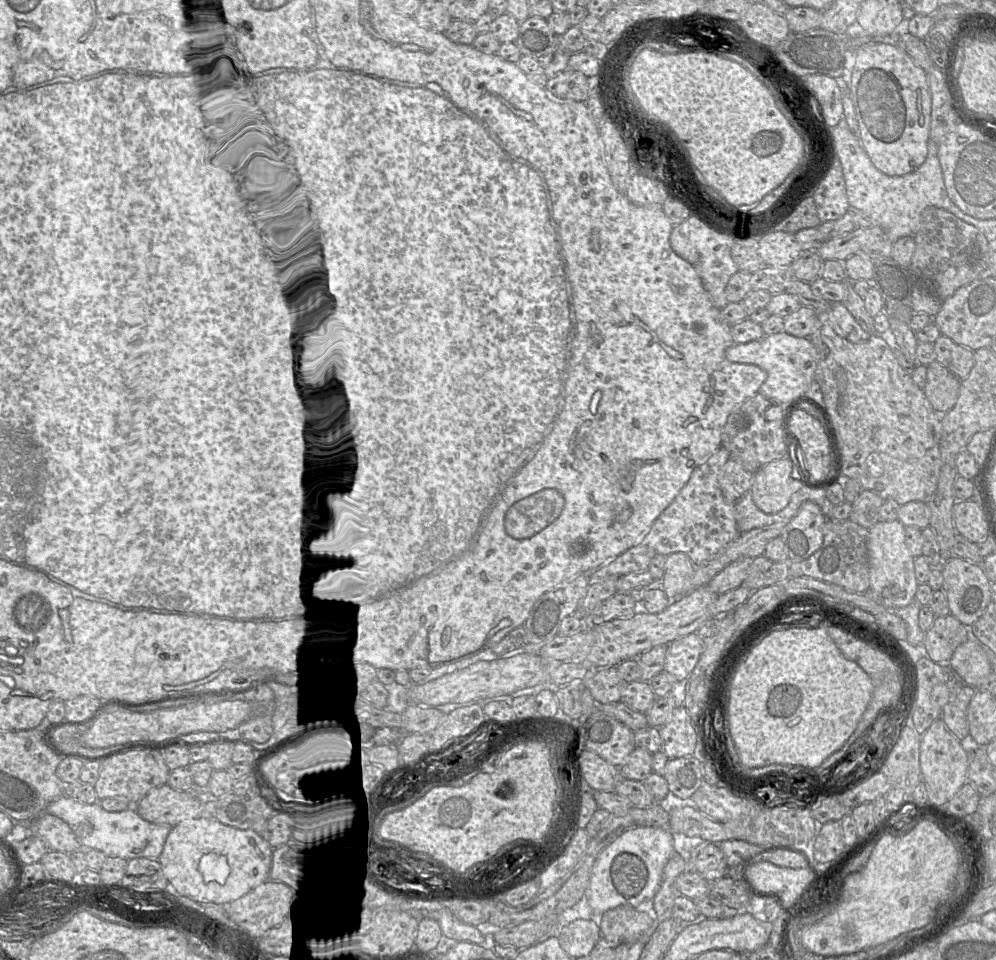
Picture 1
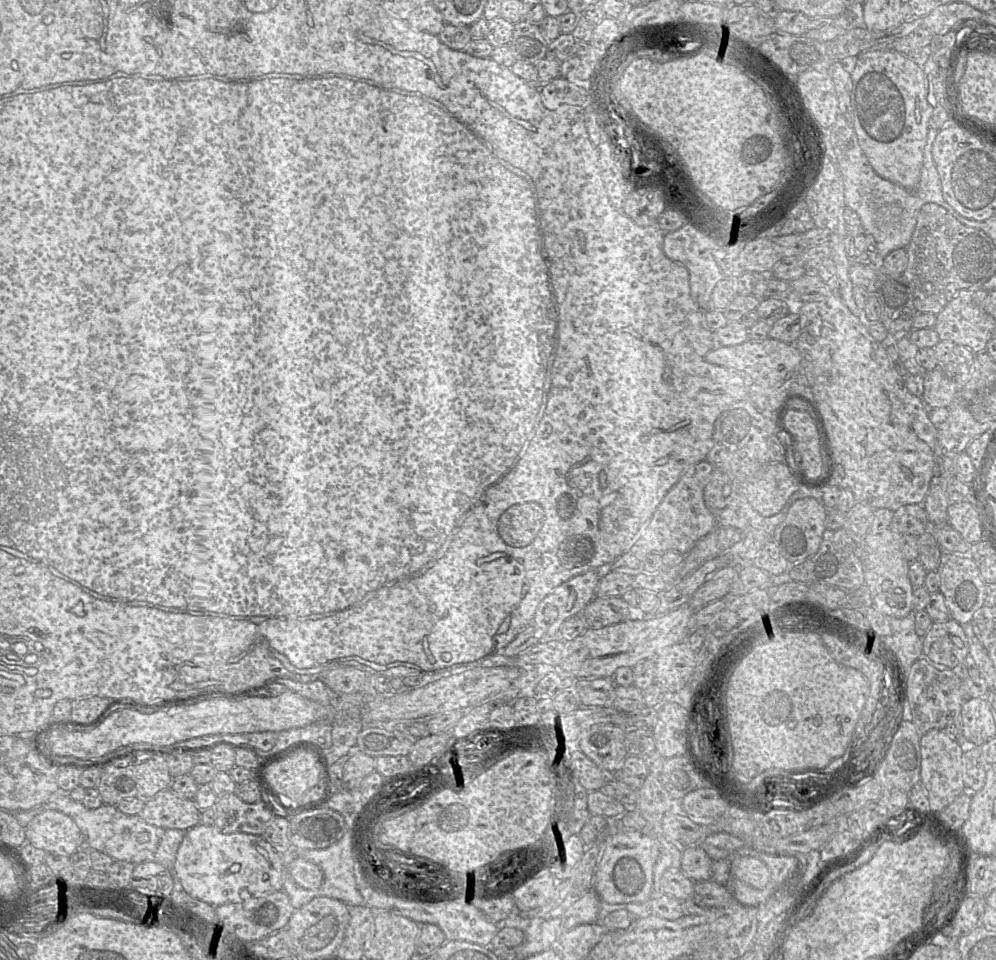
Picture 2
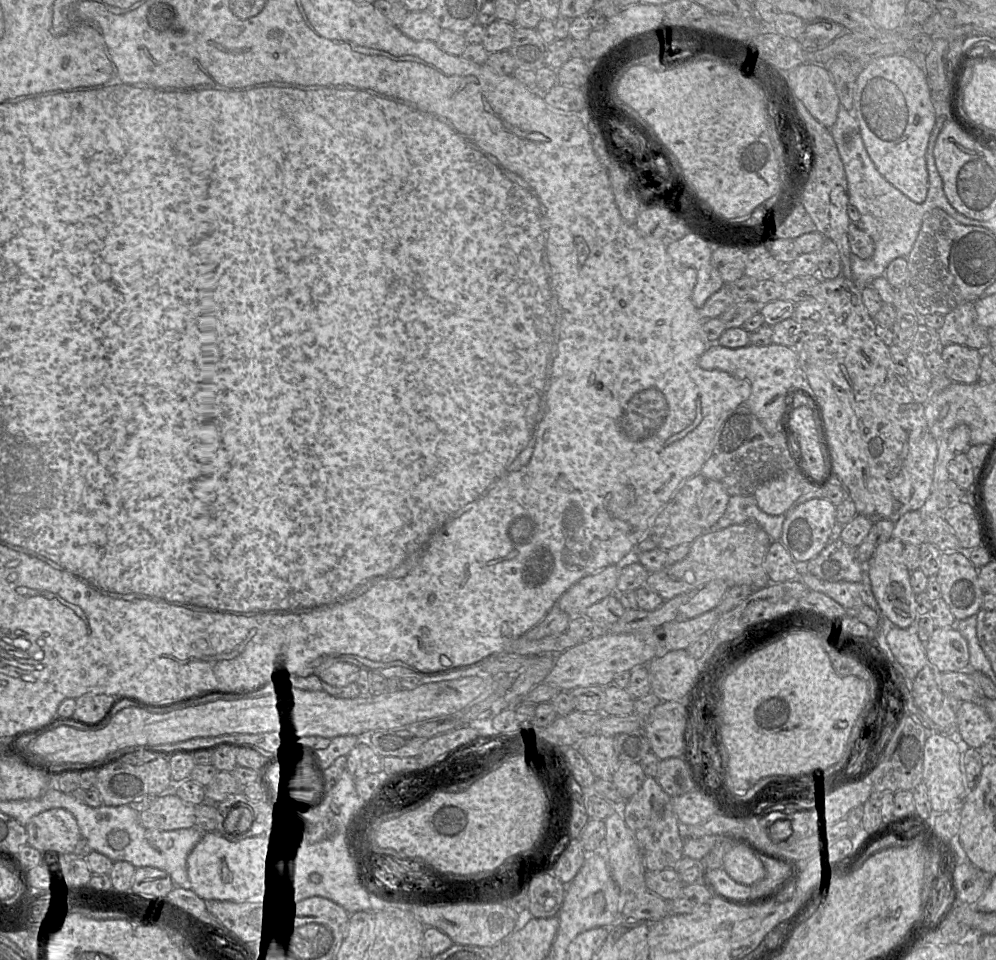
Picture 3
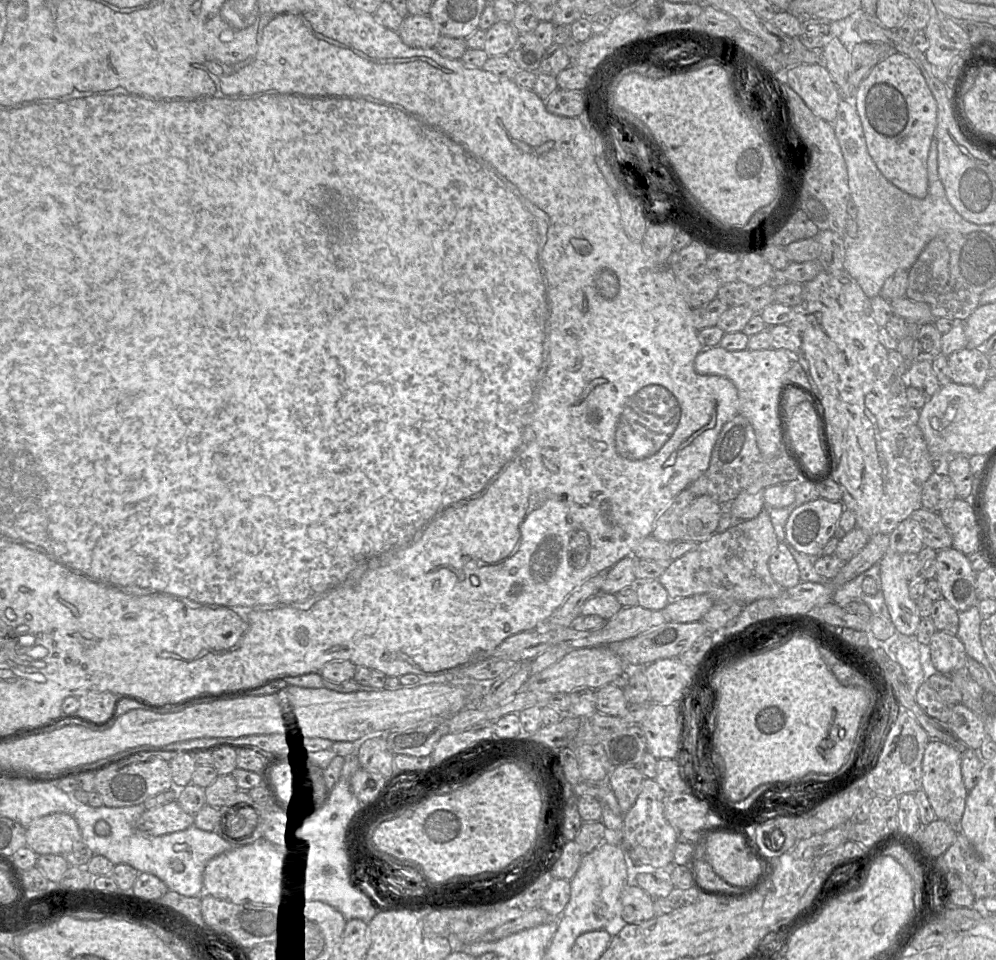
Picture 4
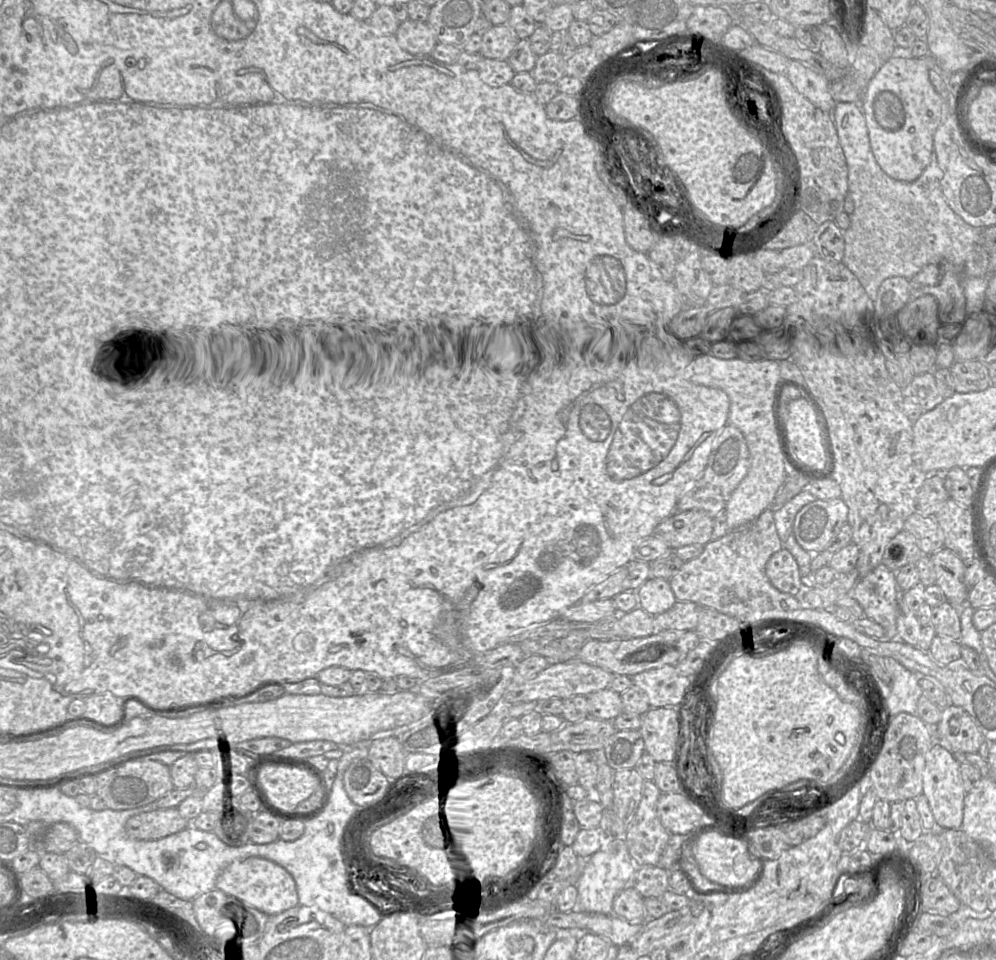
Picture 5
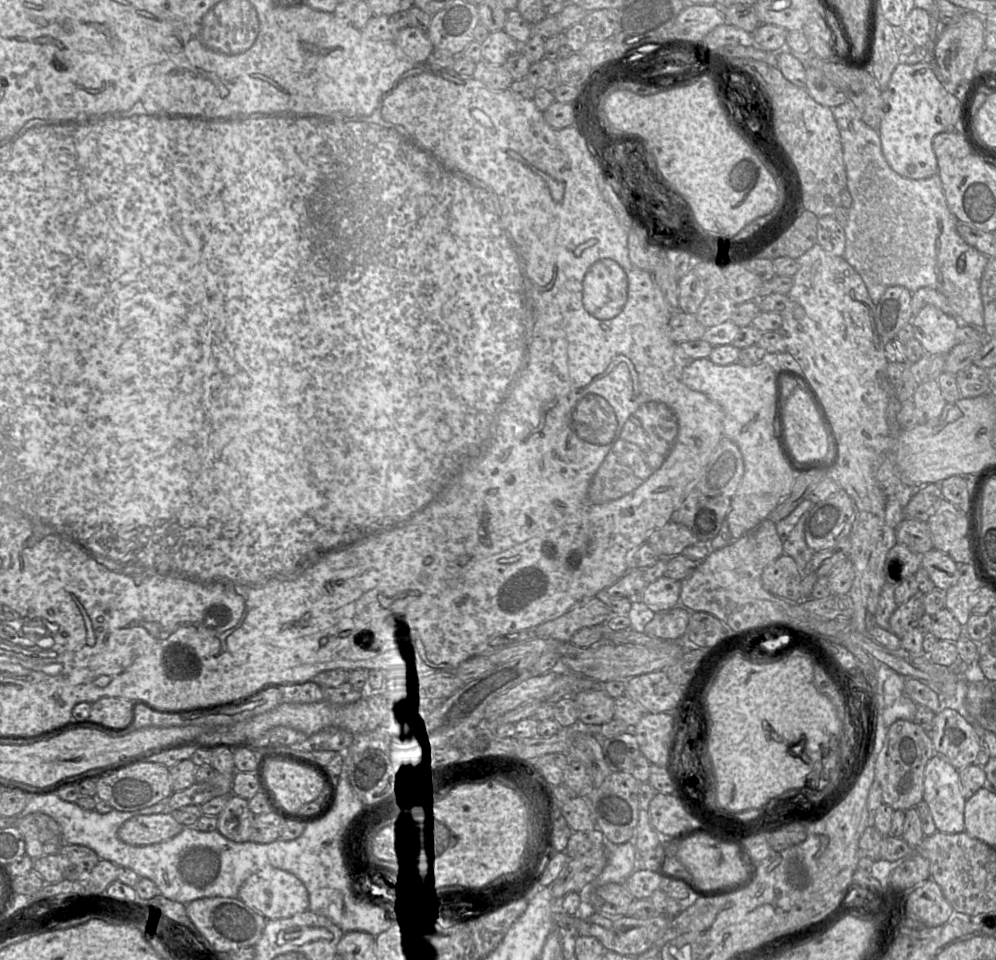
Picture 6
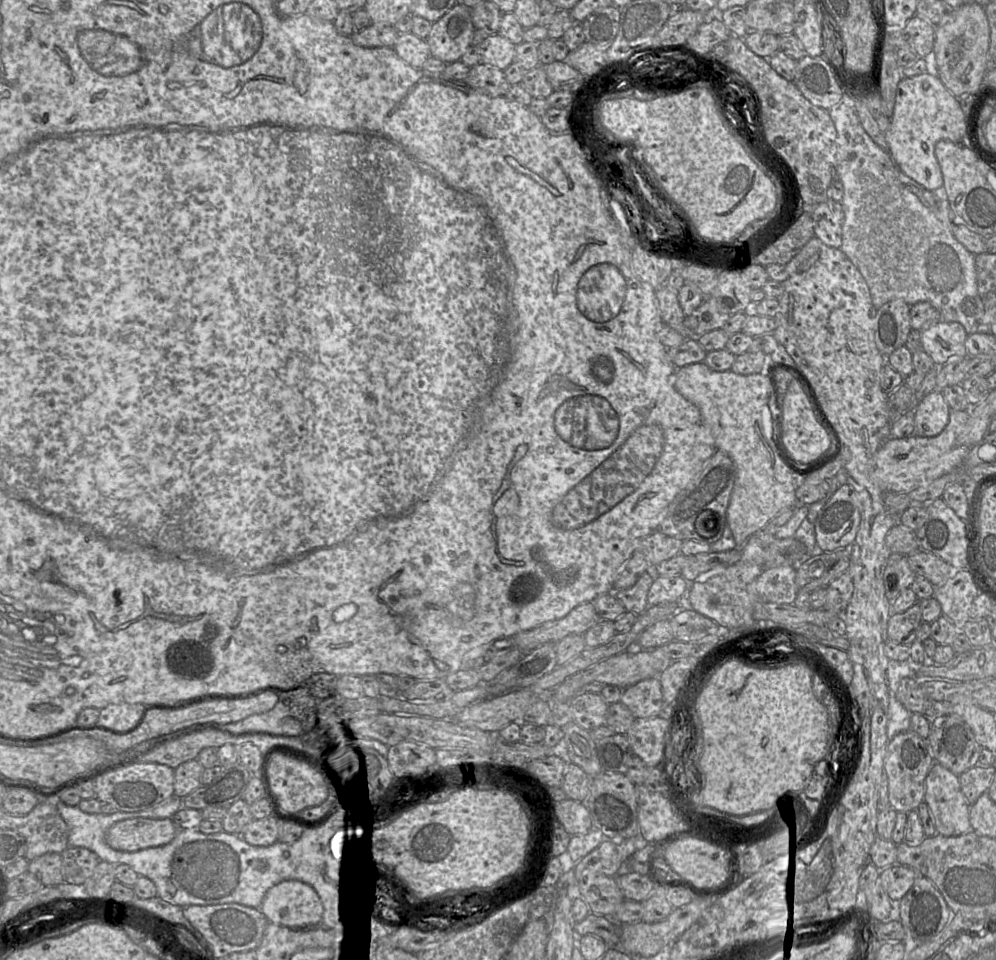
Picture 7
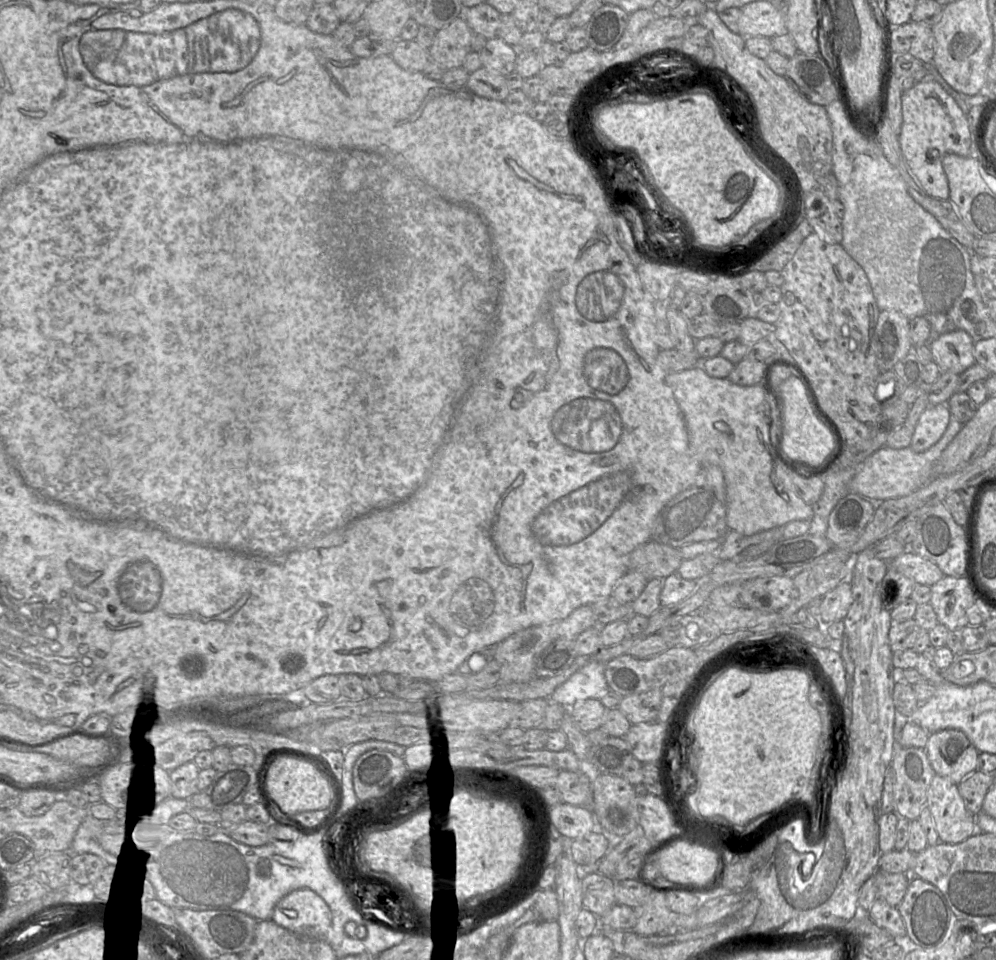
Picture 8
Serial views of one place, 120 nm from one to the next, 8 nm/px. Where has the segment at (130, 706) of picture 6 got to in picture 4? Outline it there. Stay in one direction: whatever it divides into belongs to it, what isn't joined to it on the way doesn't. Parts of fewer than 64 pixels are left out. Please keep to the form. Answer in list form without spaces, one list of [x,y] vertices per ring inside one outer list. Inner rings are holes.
[[[88,692],[78,698],[80,704],[77,715],[87,717],[96,723],[107,723],[115,717],[121,695]]]

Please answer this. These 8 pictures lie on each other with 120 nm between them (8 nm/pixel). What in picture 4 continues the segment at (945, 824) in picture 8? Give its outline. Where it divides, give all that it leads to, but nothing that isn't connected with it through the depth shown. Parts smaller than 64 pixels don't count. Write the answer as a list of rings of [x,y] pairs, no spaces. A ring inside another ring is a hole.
[[[929,740],[922,760],[922,789],[939,820],[959,825],[962,818],[968,790],[961,773],[962,756],[952,746],[940,741]]]

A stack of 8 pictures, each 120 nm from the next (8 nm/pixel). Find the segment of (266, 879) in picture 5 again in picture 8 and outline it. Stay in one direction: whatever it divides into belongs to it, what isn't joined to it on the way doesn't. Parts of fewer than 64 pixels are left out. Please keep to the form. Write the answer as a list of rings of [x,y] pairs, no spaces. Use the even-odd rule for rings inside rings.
[[[302,888],[290,892],[276,904],[272,921],[294,934],[324,939],[332,922],[332,914],[317,893]]]

